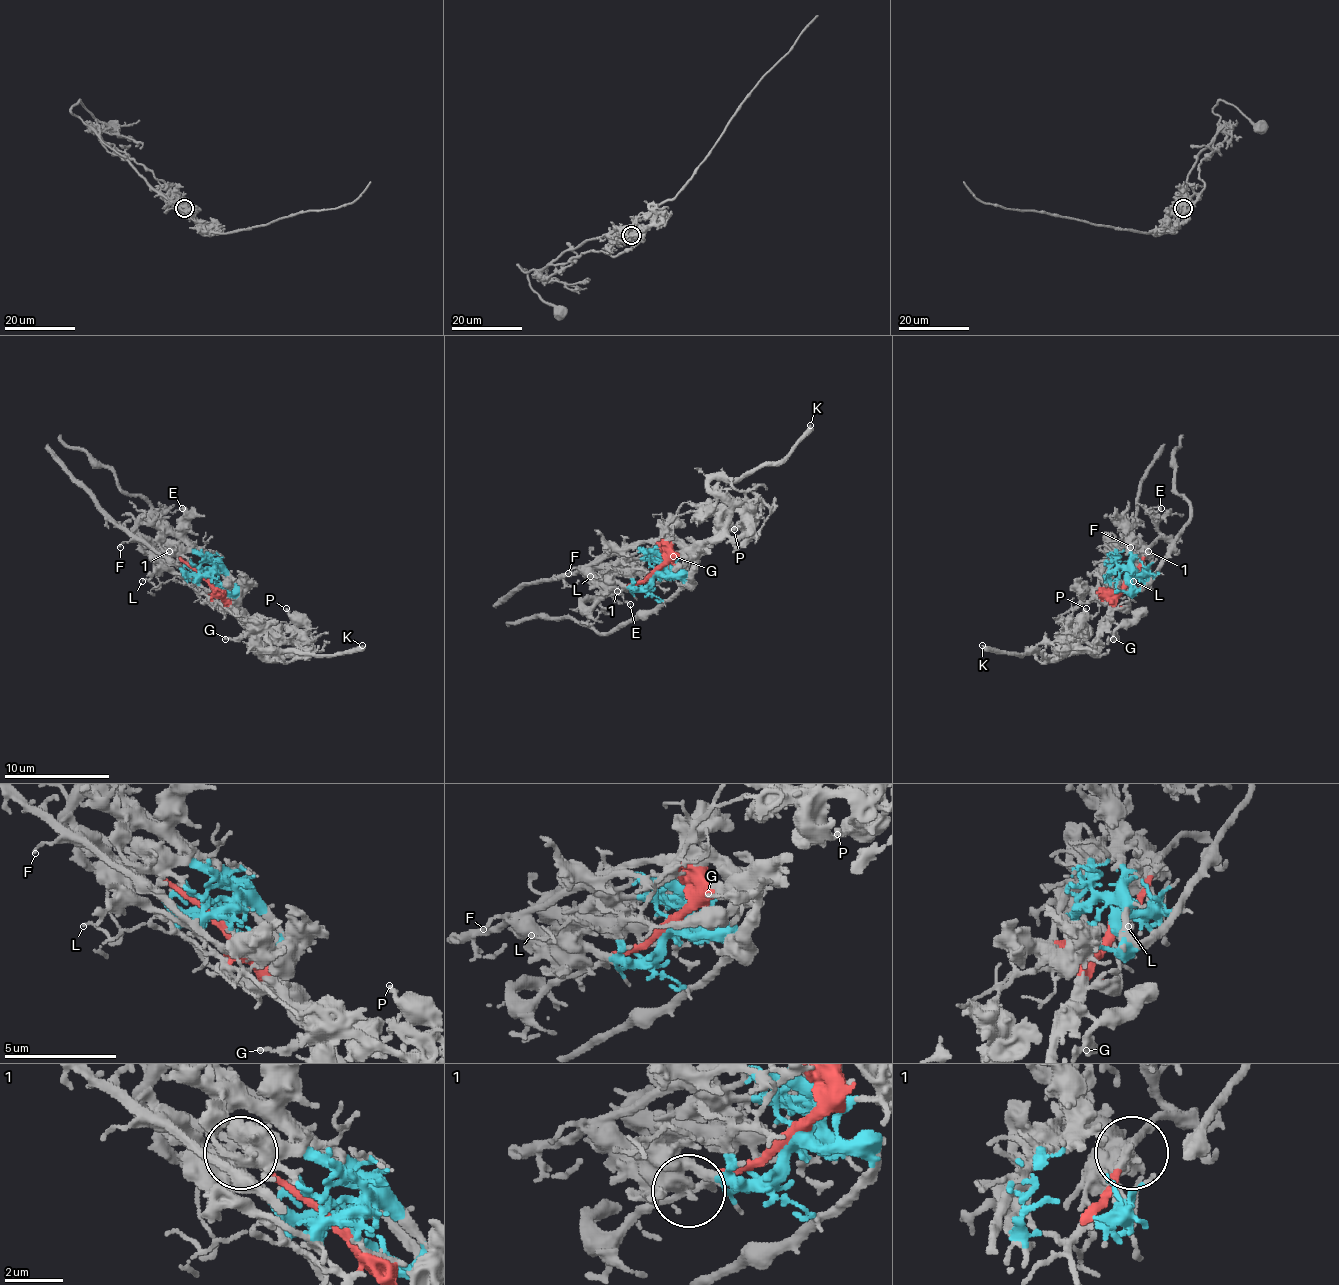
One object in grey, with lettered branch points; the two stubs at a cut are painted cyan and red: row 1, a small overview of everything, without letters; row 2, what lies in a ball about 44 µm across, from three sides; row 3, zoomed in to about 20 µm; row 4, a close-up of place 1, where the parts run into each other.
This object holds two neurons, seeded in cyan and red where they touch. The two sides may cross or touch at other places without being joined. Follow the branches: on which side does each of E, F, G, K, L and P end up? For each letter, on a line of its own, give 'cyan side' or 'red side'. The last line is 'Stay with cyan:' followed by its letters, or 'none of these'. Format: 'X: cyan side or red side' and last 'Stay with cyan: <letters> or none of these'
E: red side
F: cyan side
G: red side
K: red side
L: cyan side
P: red side
Stay with cyan: F, L

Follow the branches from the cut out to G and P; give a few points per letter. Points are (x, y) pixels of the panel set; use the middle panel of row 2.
G: (654, 571), (680, 556), (696, 558), (673, 556)
P: (654, 571), (667, 561), (691, 556), (704, 542), (738, 537), (746, 529), (741, 521), (744, 524), (733, 529)

